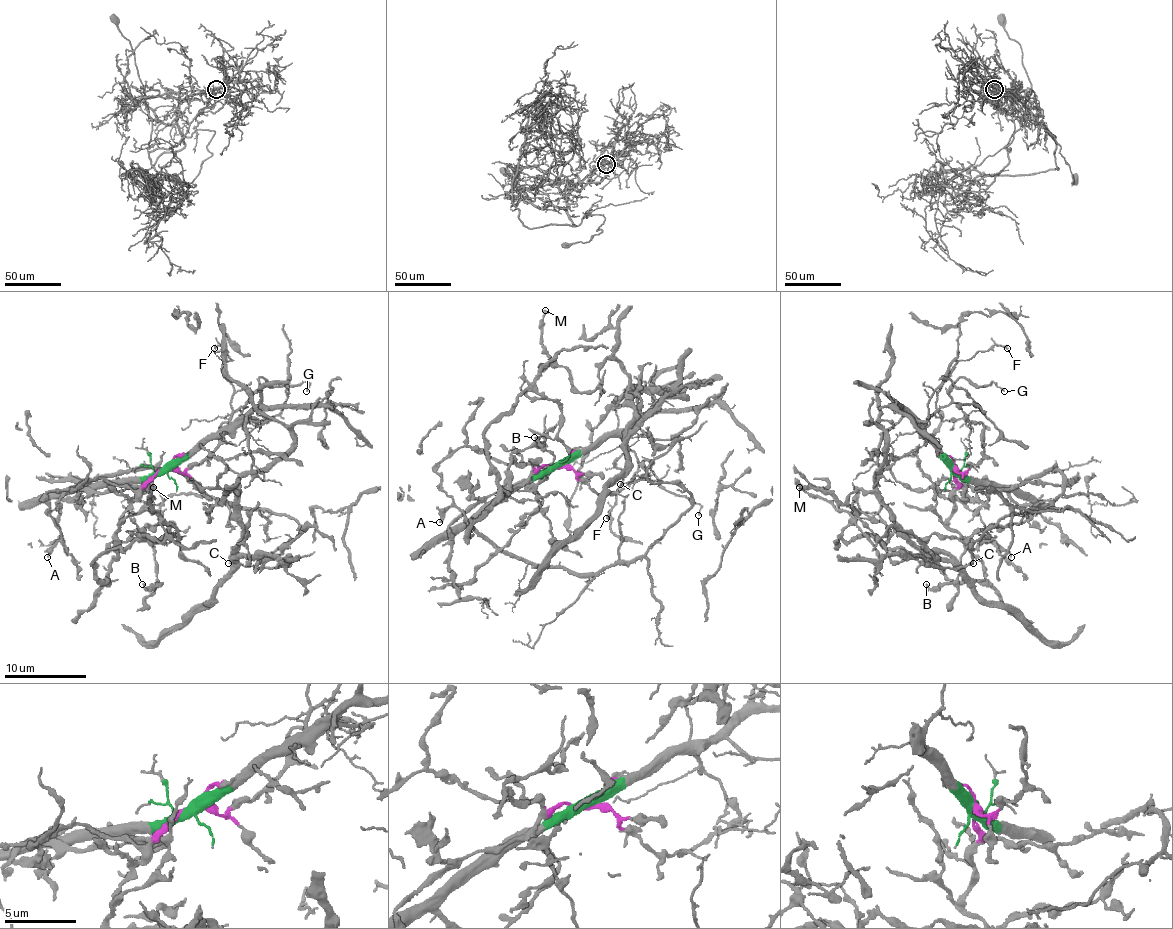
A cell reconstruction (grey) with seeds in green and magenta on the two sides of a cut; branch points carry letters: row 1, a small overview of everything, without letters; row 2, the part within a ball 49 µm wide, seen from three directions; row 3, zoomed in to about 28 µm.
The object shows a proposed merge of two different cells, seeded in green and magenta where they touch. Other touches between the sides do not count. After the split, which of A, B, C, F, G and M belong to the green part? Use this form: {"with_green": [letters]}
{"with_green": ["C", "F", "G"]}

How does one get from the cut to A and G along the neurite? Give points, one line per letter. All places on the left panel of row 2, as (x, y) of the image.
A: (164, 467), (138, 489), (111, 485), (95, 477), (62, 489), (50, 489), (44, 498), (60, 535), (48, 557)
G: (164, 467), (179, 463), (211, 440), (257, 389), (261, 377), (277, 385), (297, 385), (306, 381), (306, 391)

